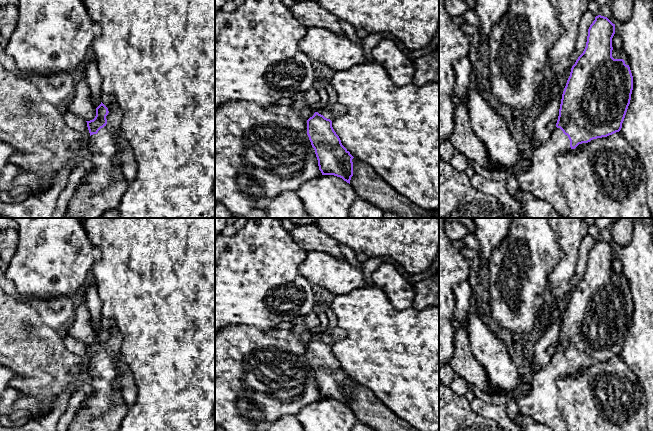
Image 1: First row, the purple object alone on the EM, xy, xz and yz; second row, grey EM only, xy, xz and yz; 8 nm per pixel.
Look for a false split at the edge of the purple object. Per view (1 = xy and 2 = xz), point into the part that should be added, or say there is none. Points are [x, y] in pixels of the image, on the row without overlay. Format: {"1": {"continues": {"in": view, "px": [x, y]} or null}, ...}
{"1": {"continues": {"in": "xy", "px": [104, 366]}}, "2": {"continues": {"in": "xz", "px": [331, 335]}}}

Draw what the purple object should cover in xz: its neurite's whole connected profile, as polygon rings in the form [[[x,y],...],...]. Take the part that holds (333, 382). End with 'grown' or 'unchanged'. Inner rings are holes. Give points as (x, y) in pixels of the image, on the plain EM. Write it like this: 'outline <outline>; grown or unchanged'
outline [[[340,327],[328,328],[307,344],[307,359],[315,374],[322,399],[334,399],[350,408],[354,382],[342,369],[332,345],[347,337]]]; grown

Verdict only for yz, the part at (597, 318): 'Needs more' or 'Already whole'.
Needs more

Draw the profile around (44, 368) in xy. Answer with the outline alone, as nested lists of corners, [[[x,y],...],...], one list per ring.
[[[0,288],[0,364],[15,373],[9,383],[11,387],[19,390],[23,396],[31,396],[38,401],[51,399],[50,411],[55,408],[58,398],[67,388],[71,388],[71,395],[83,388],[86,397],[94,397],[89,402],[89,406],[93,412],[93,417],[98,417],[114,407],[111,399],[113,388],[107,380],[90,376],[88,366],[83,366],[84,361],[80,356],[70,352],[65,347],[56,328],[47,325],[28,301],[8,295]]]

